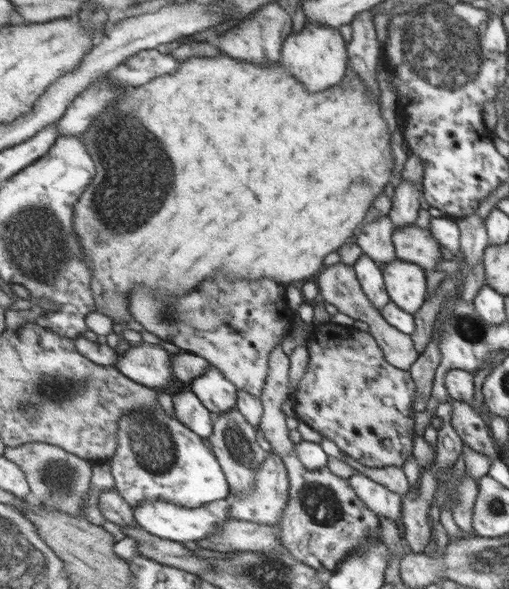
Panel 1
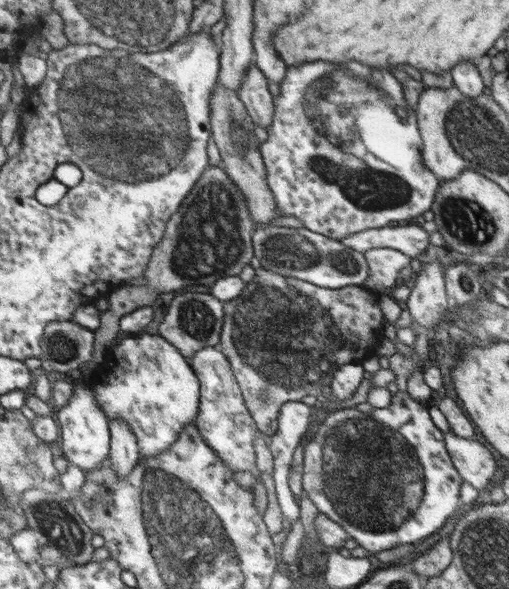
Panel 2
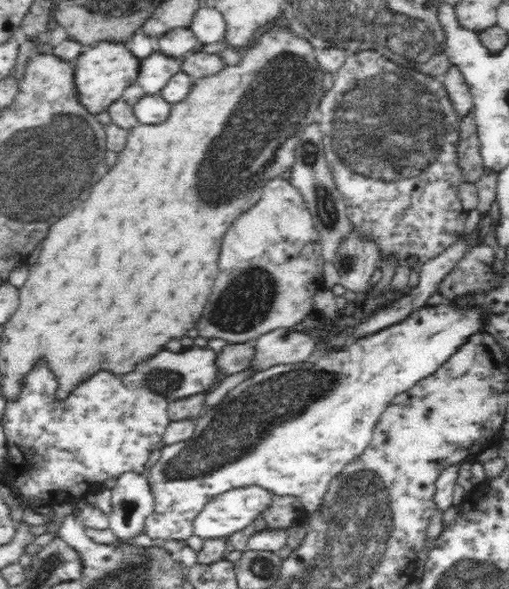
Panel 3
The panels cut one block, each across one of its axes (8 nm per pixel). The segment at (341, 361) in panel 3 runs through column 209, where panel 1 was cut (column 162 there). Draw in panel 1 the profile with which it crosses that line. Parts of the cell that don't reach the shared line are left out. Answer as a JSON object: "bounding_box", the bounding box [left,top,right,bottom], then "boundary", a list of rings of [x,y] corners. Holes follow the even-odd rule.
{"bounding_box":[109,404,231,510],"boundary":[[[159,404],[151,412],[136,411],[120,421],[120,446],[116,456],[109,460],[110,472],[117,491],[135,510],[143,502],[171,502],[185,508],[201,508],[205,504],[225,500],[231,490],[225,471],[216,455],[204,444],[196,432],[184,426],[176,417],[170,416]]]}

